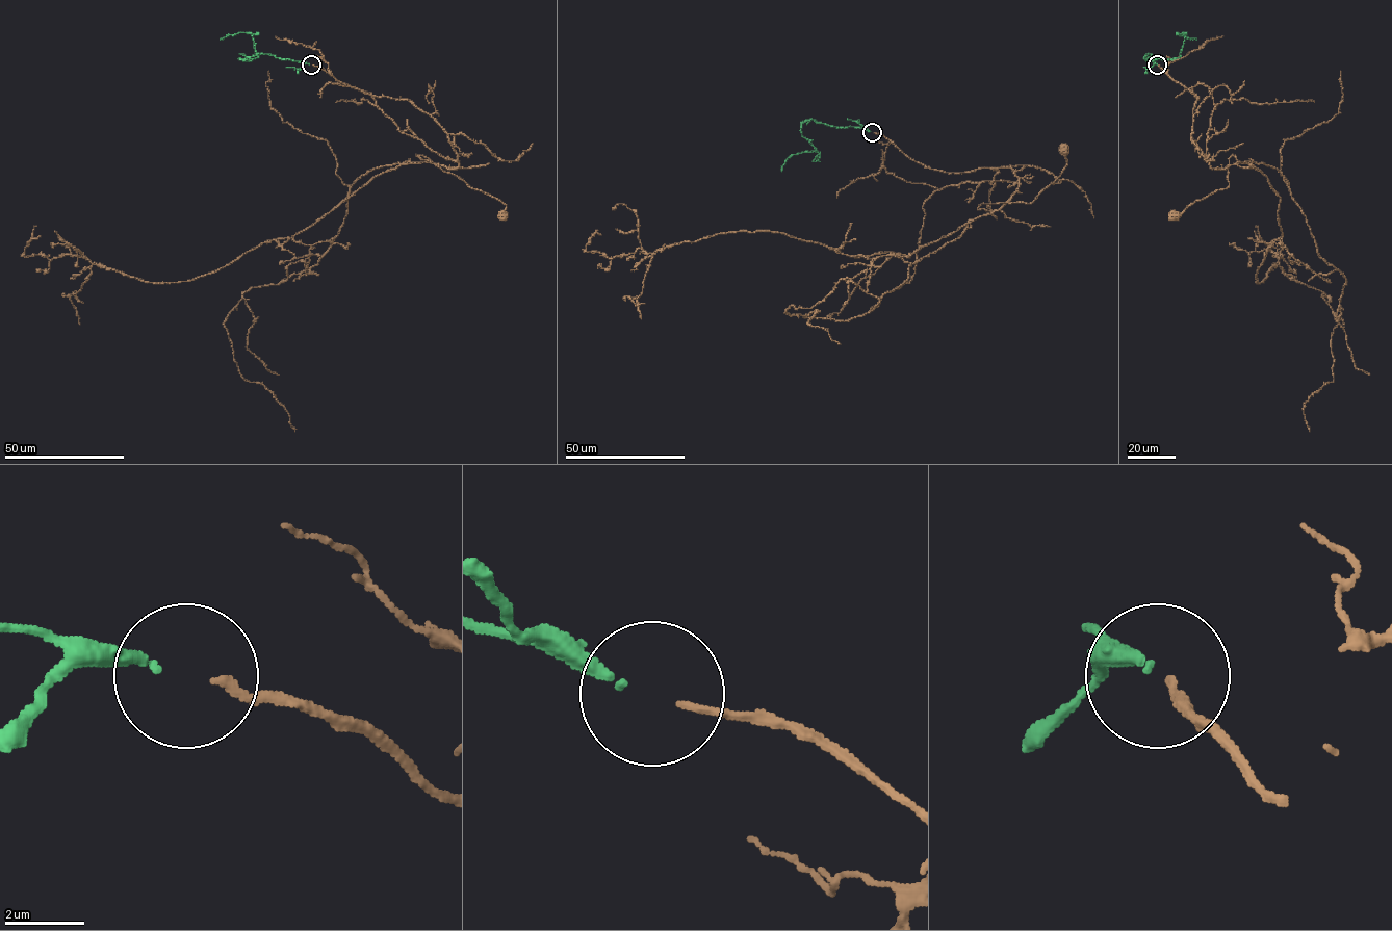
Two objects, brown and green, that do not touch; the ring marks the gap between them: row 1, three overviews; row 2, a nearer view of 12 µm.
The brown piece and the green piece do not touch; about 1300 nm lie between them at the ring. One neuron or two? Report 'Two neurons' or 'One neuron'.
One neuron

